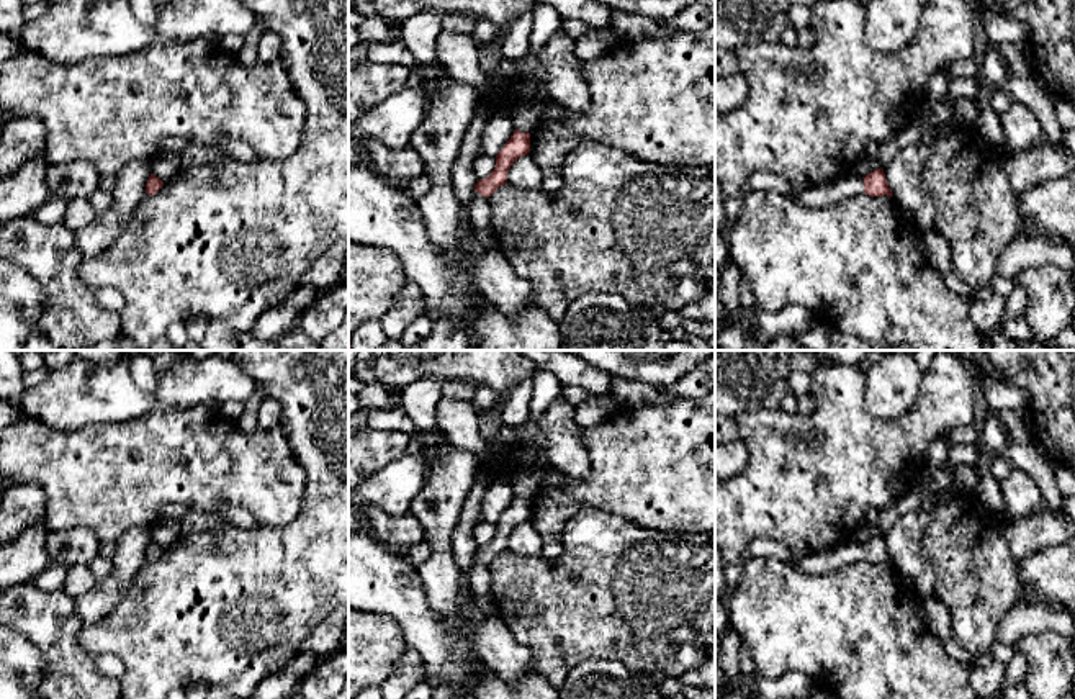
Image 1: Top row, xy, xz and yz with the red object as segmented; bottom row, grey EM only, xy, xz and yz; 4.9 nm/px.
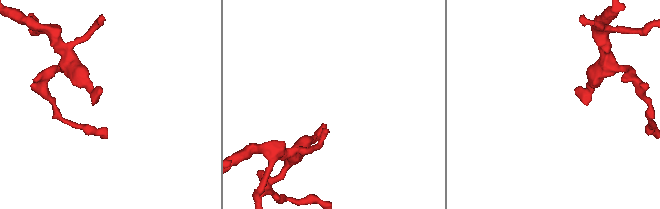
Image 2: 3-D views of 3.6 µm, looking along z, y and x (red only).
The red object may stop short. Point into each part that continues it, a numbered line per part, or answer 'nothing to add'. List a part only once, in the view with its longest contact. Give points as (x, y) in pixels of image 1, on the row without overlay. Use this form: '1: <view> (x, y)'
1: yz (827, 560)

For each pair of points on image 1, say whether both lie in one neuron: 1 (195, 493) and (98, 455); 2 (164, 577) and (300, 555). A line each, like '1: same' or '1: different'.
1: same
2: same

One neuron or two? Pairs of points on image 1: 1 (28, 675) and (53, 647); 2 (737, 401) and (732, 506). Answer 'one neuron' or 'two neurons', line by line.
1: two neurons
2: two neurons

